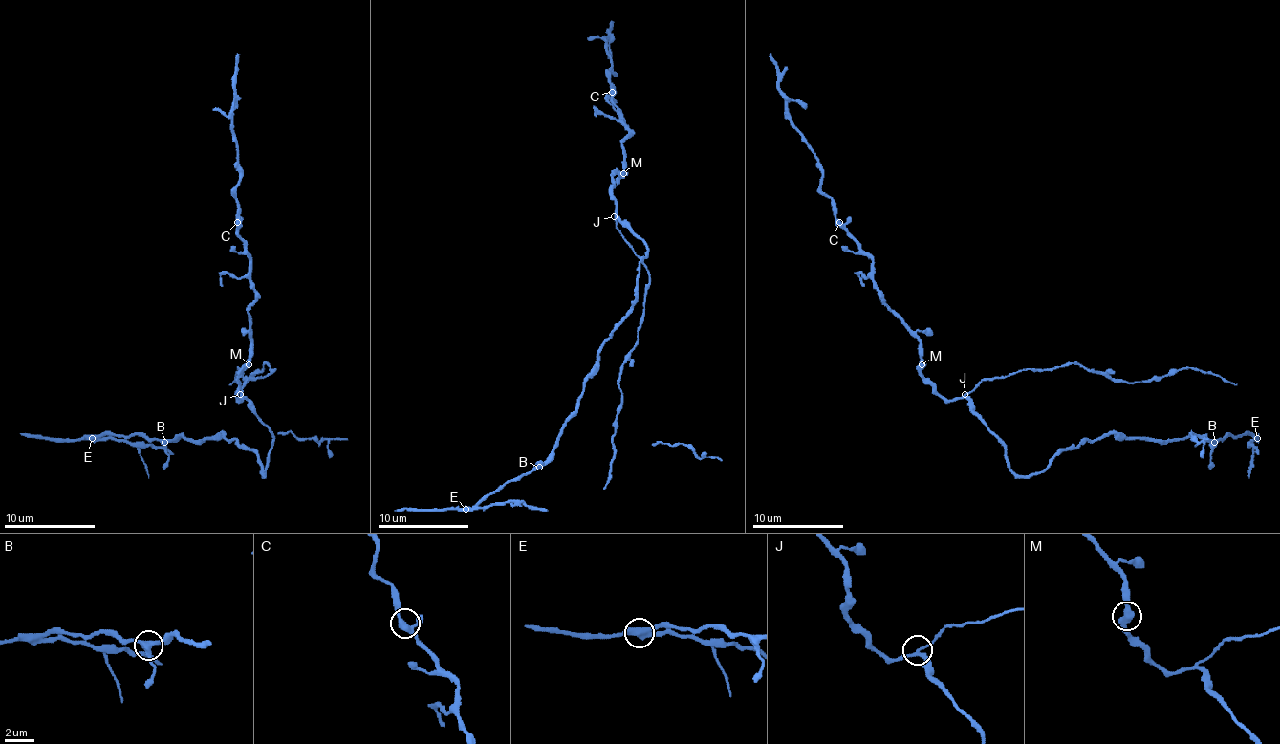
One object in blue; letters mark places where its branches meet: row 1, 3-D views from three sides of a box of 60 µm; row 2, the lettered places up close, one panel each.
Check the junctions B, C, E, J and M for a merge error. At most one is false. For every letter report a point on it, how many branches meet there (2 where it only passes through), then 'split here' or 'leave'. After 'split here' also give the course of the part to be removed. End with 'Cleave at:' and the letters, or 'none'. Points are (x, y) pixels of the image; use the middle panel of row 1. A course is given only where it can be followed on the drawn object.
B: at (539, 467); 3 branches meet; leave
C: at (612, 92); 3 branches meet; leave
E: at (466, 509); 3 branches meet; split here
J: at (614, 216); 3 branches meet; leave
M: at (623, 173); 2 branches meet; leave
Cleave at: E

